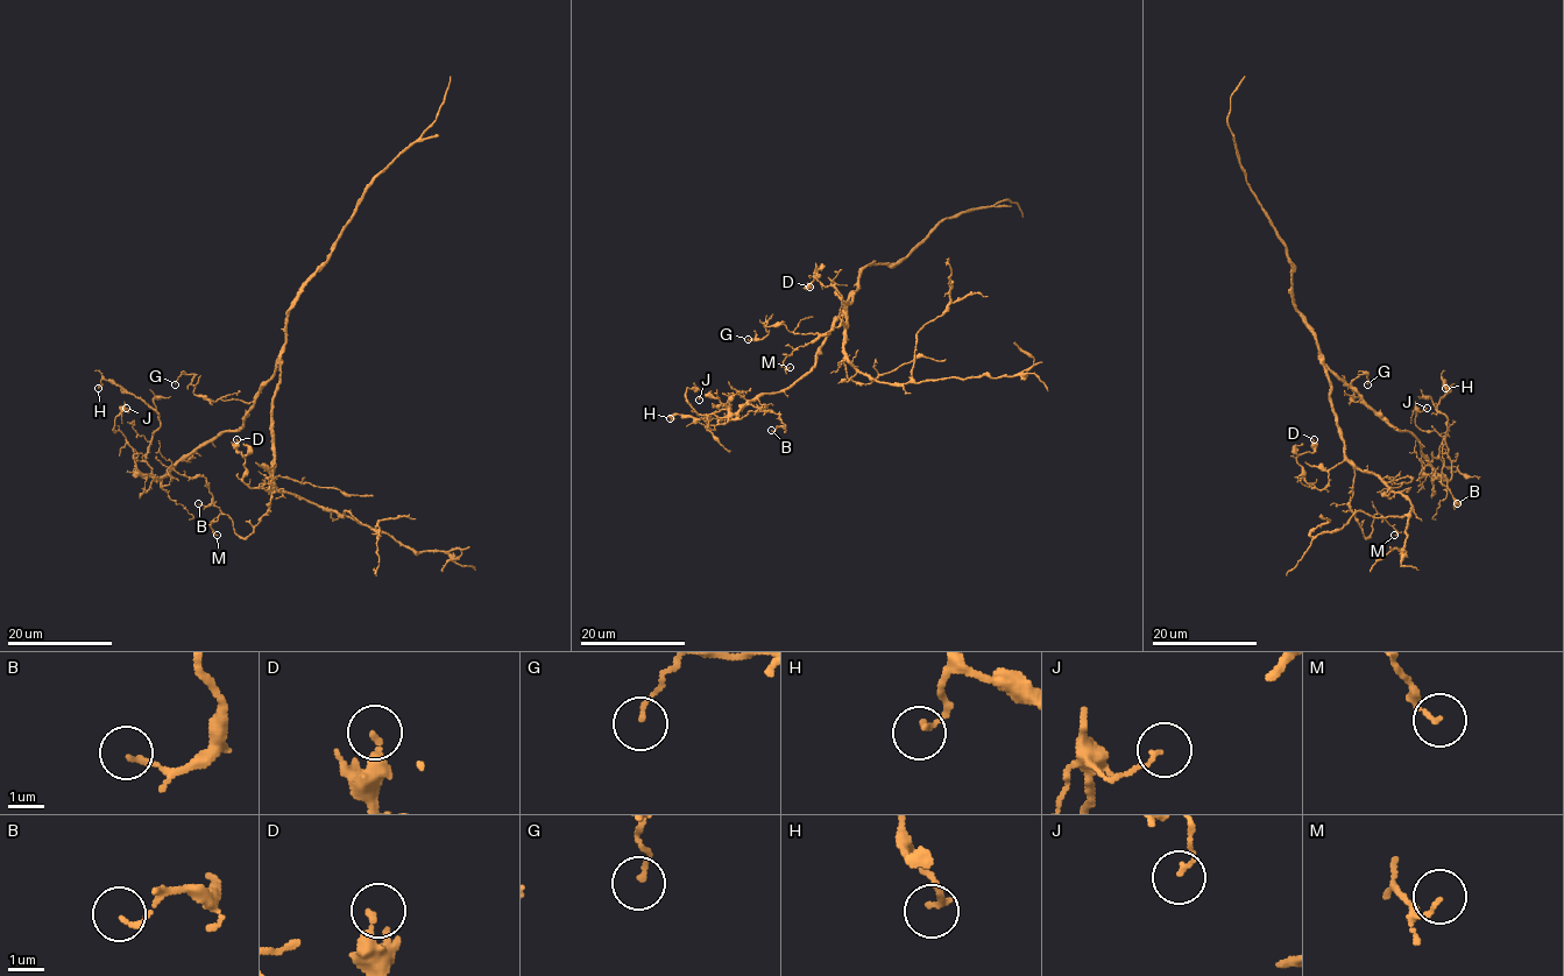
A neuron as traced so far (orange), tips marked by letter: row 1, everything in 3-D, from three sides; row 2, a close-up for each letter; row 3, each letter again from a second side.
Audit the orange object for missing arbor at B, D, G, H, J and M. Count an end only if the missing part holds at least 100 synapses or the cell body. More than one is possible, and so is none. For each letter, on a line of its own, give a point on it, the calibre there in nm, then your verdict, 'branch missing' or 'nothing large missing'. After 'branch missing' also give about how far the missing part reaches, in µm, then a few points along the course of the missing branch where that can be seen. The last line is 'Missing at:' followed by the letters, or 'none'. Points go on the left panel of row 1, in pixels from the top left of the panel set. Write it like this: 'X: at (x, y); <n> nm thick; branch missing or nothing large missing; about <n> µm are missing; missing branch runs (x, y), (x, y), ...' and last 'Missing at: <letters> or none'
B: at (198, 503); 120 nm thick; nothing large missing
D: at (236, 439); 280 nm thick; nothing large missing
G: at (175, 384); 120 nm thick; nothing large missing
H: at (98, 388); 170 nm thick; nothing large missing
J: at (126, 408); 90 nm thick; nothing large missing
M: at (217, 535); 100 nm thick; nothing large missing
Missing at: none

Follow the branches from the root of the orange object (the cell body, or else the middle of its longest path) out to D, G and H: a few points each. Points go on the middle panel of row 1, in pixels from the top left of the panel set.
D: (851, 301), (844, 305), (847, 316), (839, 291), (830, 285), (823, 287), (815, 278), (816, 268), (809, 287)
G: (851, 301), (851, 297), (826, 334), (793, 334), (783, 324), (766, 326), (764, 322), (765, 336), (748, 339)
H: (851, 301), (815, 363), (786, 388), (754, 397), (724, 423), (719, 422), (731, 419), (727, 410), (670, 418)

